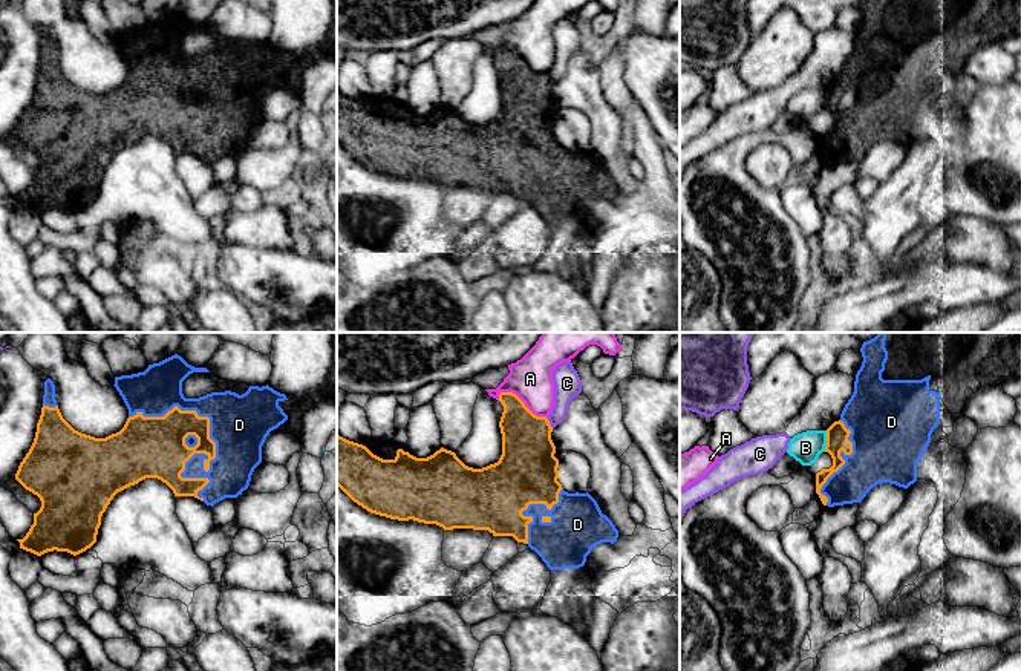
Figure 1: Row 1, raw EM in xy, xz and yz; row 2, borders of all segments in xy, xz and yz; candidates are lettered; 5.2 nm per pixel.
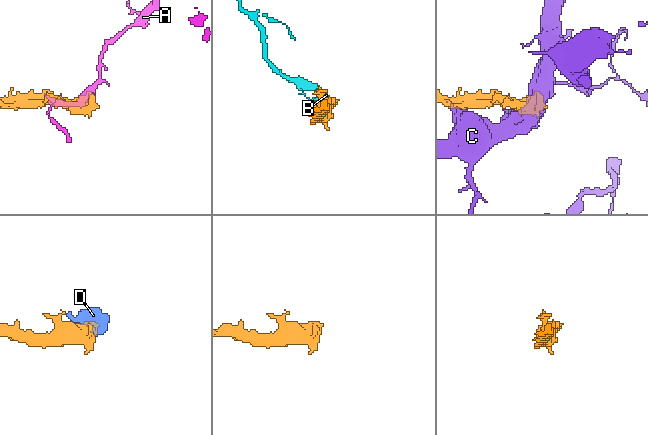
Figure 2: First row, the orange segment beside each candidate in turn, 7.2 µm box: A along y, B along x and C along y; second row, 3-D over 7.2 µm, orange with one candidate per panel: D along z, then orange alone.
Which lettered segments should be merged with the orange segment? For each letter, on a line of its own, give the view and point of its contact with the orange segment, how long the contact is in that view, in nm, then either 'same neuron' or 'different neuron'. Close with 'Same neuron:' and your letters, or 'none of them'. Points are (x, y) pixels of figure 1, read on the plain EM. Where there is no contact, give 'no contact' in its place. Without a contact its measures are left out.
A: xz (522, 58) | 280 nm | different neuron
B: yz (827, 98) | 110 nm | different neuron
C: xz (548, 80) | 80 nm | different neuron
D: xy (215, 100) | 600 nm | same neuron
Same neuron: D

